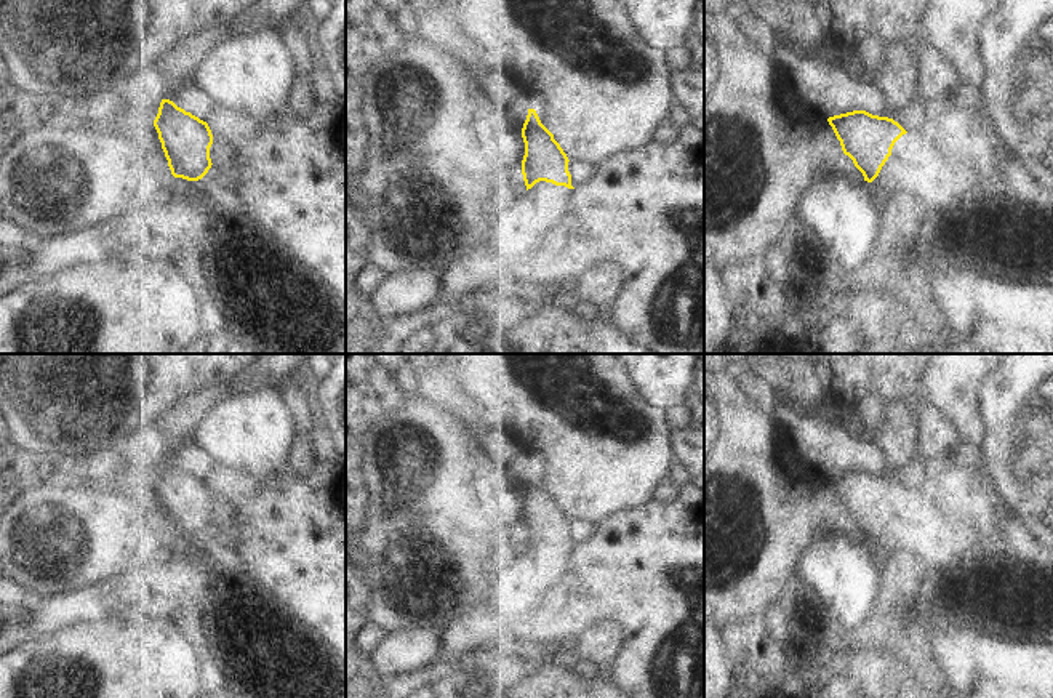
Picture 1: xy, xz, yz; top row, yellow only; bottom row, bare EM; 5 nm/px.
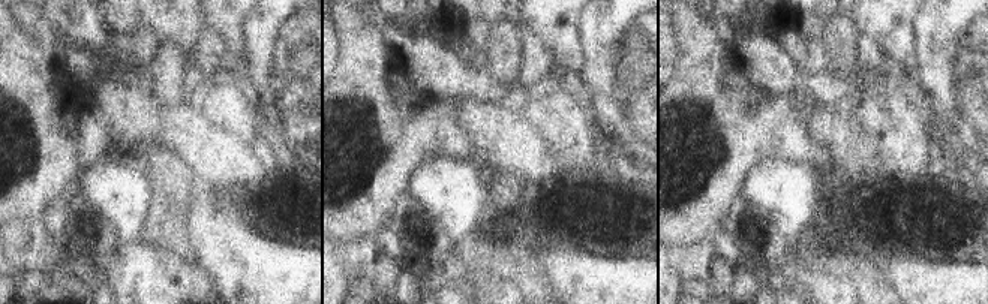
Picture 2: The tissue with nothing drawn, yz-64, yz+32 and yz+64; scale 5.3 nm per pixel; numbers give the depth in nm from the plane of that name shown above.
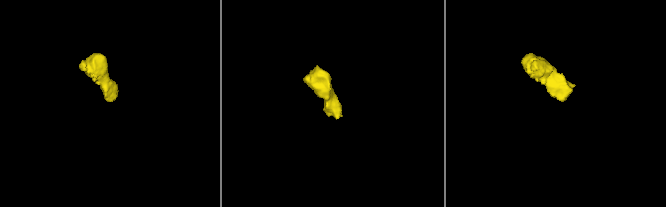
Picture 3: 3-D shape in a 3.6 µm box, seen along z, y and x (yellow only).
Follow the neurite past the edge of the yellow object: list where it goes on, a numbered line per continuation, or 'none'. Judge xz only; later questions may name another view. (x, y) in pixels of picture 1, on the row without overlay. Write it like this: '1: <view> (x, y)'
1: xz (546, 564)

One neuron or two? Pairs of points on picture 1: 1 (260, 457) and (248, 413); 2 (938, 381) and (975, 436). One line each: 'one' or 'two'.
1: one
2: one

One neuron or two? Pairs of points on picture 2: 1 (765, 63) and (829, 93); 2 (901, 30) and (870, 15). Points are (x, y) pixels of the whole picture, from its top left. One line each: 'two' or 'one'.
1: one
2: one

